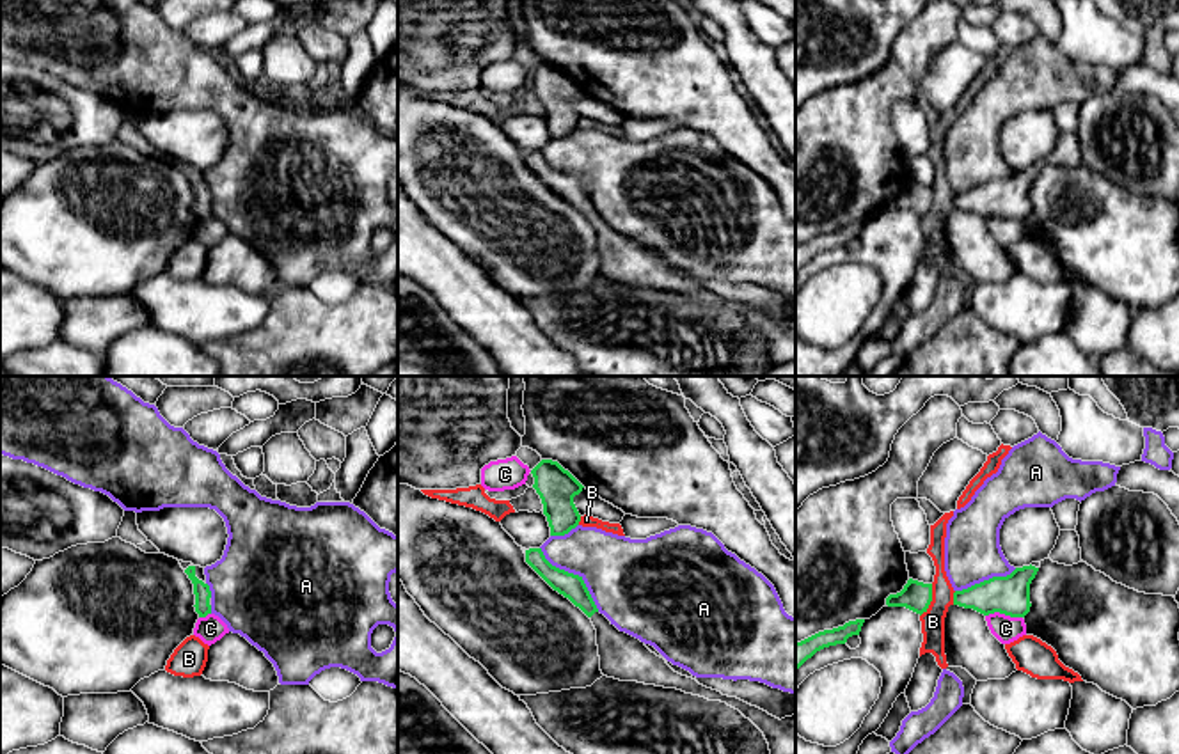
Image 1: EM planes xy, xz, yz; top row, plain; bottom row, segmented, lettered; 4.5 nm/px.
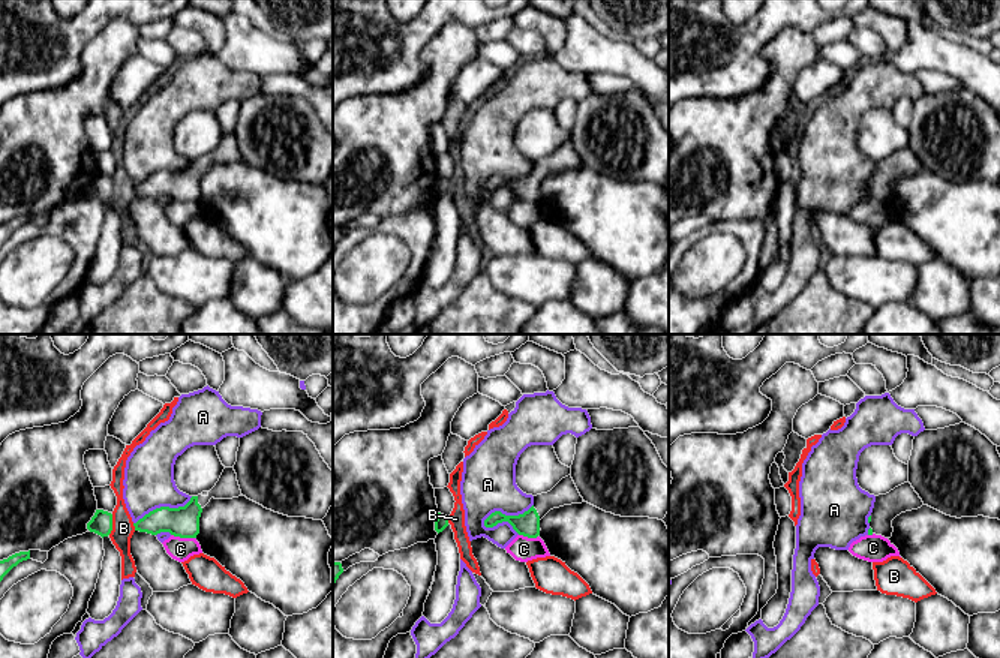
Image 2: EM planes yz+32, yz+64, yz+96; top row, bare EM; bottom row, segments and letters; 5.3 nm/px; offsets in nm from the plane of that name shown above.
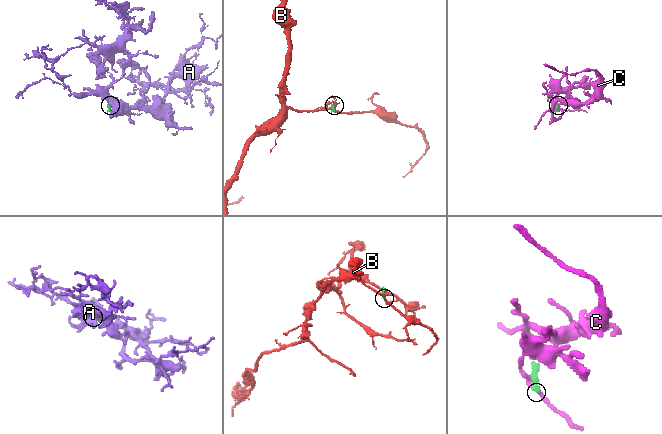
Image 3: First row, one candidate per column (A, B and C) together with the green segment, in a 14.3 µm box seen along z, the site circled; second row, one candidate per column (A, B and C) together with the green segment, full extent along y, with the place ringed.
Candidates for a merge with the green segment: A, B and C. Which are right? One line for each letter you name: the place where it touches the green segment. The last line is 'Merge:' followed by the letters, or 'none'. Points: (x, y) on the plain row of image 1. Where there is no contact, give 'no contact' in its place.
Merge: none

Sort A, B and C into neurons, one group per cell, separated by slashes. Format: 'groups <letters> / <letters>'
groups A / B / C

